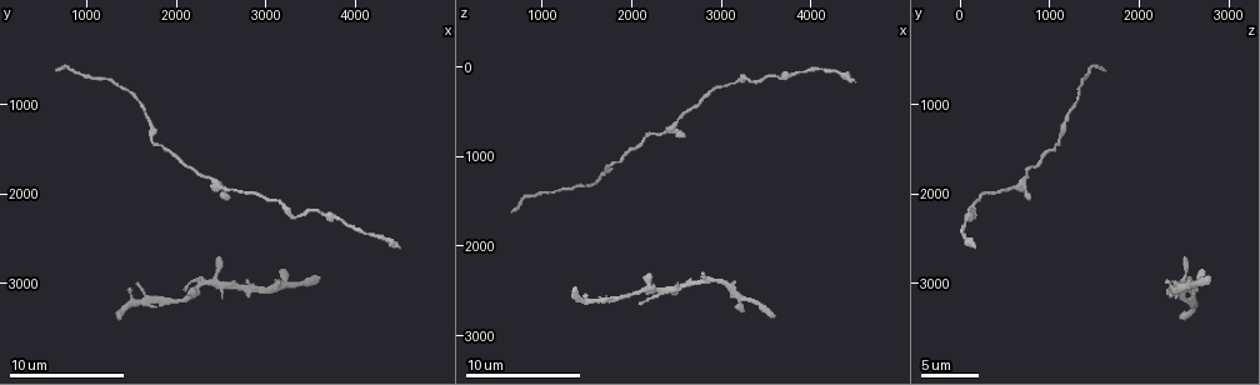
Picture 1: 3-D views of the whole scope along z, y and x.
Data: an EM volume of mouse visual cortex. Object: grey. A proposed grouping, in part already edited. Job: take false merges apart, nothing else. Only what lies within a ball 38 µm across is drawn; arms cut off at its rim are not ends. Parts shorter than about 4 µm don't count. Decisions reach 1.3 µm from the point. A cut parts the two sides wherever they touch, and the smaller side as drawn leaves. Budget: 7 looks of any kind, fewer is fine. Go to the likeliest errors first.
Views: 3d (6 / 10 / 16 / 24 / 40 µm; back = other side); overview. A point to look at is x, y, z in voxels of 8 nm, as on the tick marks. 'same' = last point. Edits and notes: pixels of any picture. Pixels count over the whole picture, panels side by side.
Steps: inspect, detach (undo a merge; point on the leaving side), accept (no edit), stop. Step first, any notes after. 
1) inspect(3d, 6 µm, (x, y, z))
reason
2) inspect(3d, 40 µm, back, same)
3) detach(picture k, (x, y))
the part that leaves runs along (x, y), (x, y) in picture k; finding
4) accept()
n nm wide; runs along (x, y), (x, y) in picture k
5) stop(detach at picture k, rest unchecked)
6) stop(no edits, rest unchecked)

inspect(3d, 10 µm, (2800, 3100, 2400))

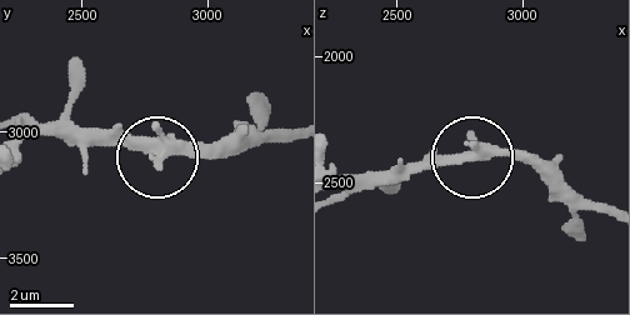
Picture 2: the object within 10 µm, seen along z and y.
accept()
320 nm wide; continuous, no second neuron

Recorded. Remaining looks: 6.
inspect(3d, 10 µm, (2450, 1900, 700))
thin arm on a thick one

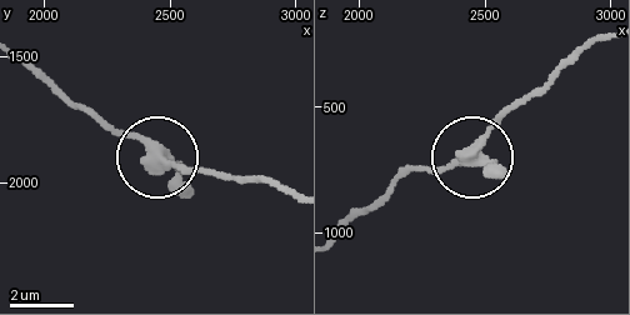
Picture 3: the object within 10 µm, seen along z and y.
accept()
runs along (506, 178), (483, 163), (476, 146), (520, 100) in picture 3; continuous, no second neuron

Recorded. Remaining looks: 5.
inspect(3d, 10 µm, (3350, 2250, 200))
thick turns thin

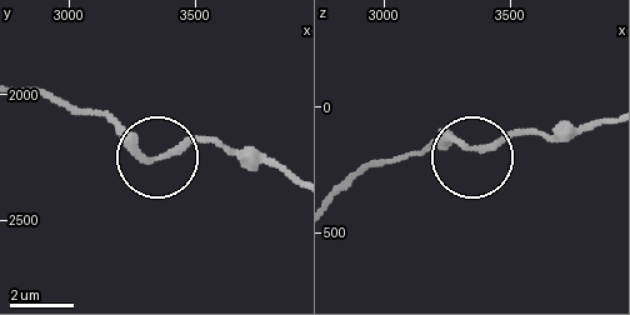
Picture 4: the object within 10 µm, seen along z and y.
accept()
runs along (21, 88), (101, 114), (158, 160), (199, 144), (228, 144) in picture 4; one neuron here

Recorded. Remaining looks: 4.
inspect(3d, 10 µm, (1700, 1400, 1100))

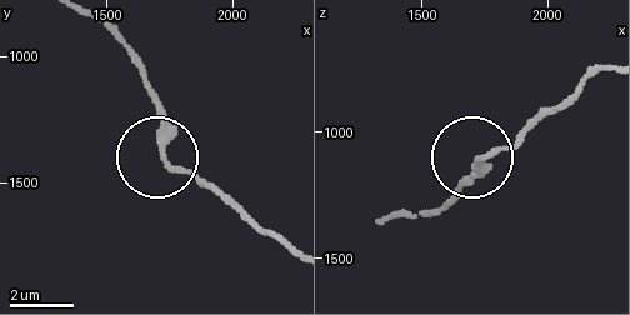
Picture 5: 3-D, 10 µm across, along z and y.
accept()
runs along (291, 254), (203, 180), (170, 165), (146, 79) in picture 5; all the same neuron

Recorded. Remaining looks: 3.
stop(no edits, rest unchecked)

